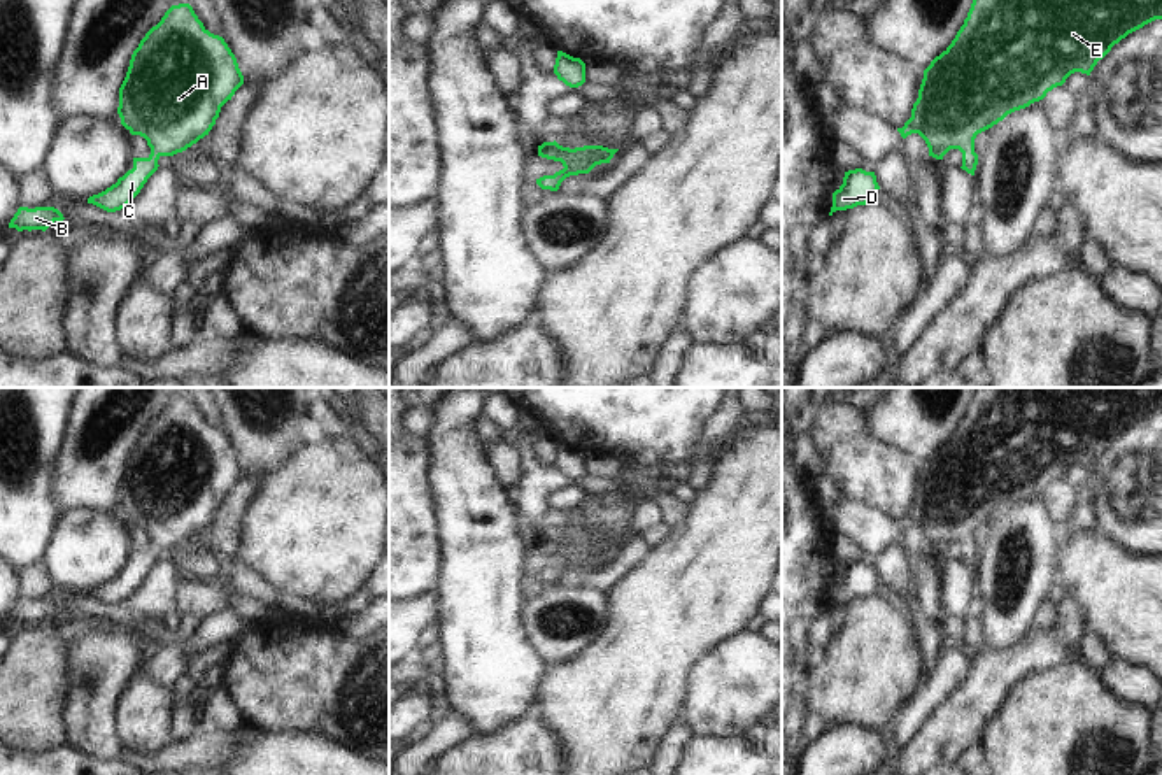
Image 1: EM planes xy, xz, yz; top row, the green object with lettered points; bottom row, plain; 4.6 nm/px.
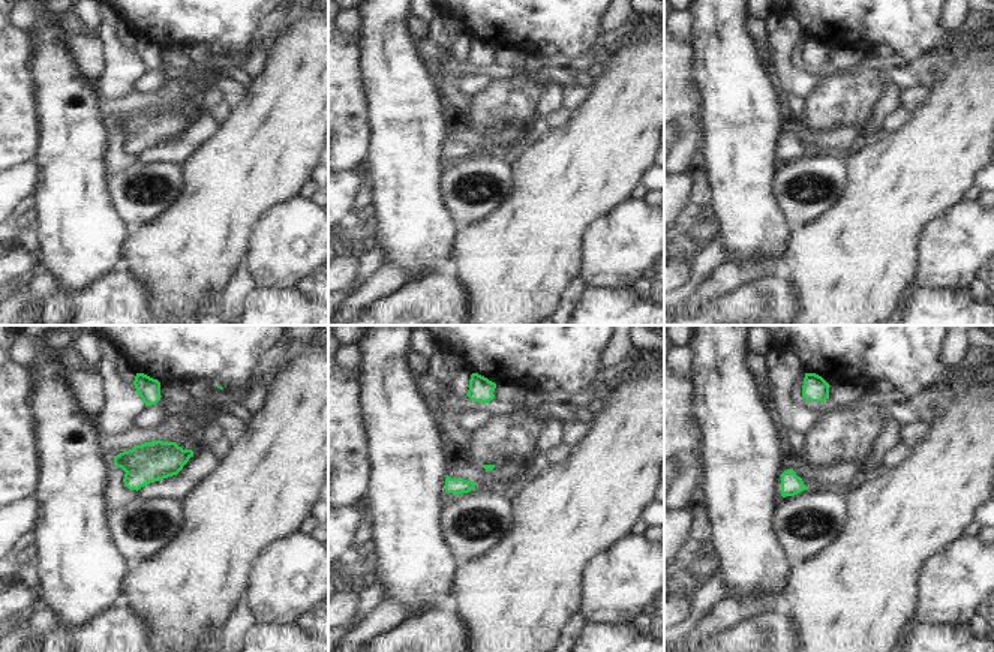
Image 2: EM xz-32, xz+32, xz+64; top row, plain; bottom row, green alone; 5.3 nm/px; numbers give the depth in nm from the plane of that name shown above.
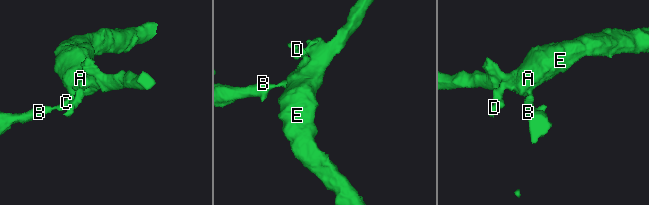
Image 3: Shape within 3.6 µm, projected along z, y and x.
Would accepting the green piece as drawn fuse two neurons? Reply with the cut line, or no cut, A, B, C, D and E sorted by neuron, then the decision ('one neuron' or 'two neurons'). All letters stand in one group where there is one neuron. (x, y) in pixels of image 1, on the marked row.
no cut | A B C D E | one neuron

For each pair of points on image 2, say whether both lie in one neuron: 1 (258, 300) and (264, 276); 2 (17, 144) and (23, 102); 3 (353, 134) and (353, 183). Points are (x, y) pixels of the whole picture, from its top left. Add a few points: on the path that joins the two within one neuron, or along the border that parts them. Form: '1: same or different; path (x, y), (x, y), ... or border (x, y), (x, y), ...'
1: different; border (257, 287), (294, 290)
2: same; path (17, 134), (17, 113)
3: different; border (356, 167), (344, 173)

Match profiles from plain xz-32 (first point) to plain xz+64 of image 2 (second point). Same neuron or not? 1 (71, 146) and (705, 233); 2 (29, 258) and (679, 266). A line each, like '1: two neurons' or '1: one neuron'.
1: two neurons
2: one neuron

